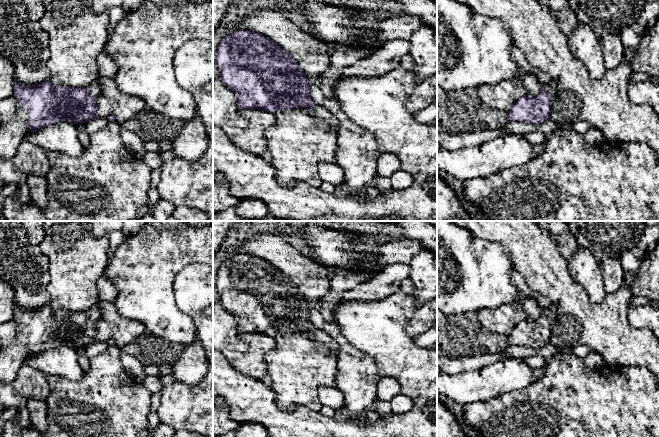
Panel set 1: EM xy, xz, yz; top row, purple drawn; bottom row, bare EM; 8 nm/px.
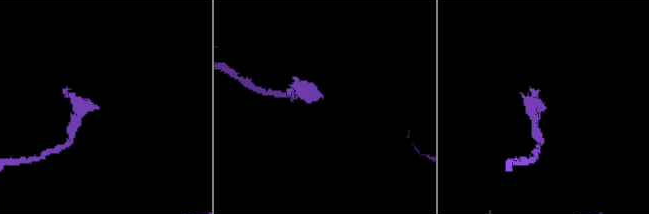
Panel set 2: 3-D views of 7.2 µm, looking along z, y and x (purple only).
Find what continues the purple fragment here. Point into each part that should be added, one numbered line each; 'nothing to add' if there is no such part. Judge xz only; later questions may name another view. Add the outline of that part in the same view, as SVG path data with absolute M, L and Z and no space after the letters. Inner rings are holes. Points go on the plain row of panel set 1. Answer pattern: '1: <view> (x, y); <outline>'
1: xz (318, 335); M316 328L311 334L310 338L318 343L325 345L333 354L339 353L338 344L323 330Z

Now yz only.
1: yz (551, 311); M551 306L551 307L546 308L546 313L550 321L555 320L556 315L557 315L556 306Z

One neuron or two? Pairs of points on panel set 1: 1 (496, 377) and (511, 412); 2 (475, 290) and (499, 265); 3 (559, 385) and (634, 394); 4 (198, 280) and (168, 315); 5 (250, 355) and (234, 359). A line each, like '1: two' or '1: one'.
1: two
2: one
3: one
4: two
5: one

